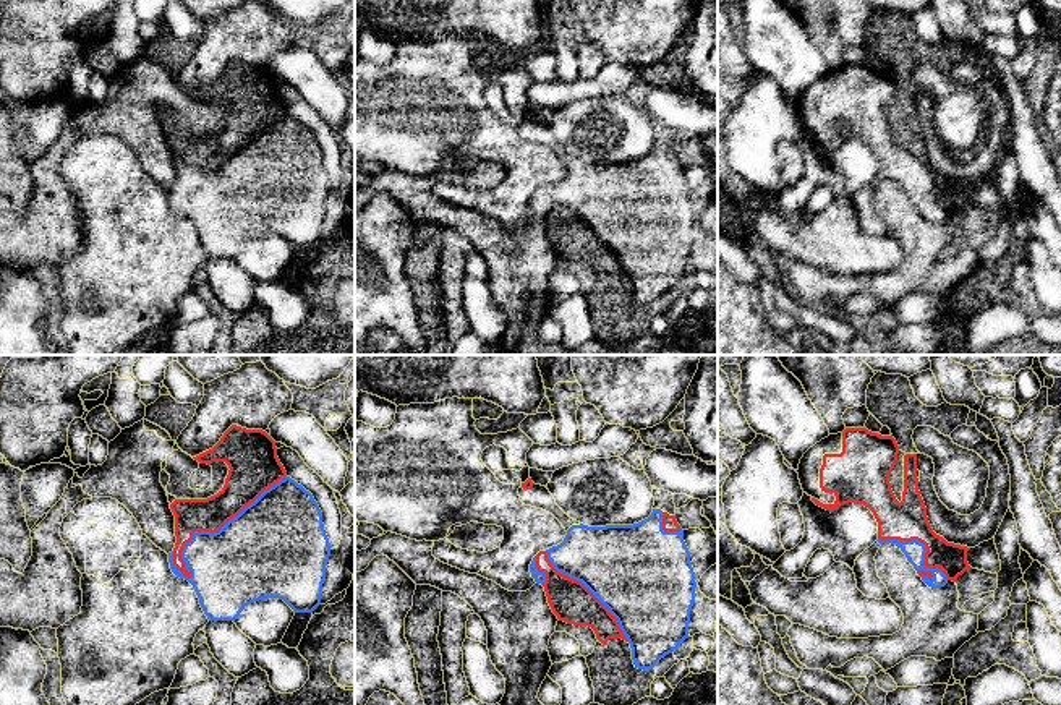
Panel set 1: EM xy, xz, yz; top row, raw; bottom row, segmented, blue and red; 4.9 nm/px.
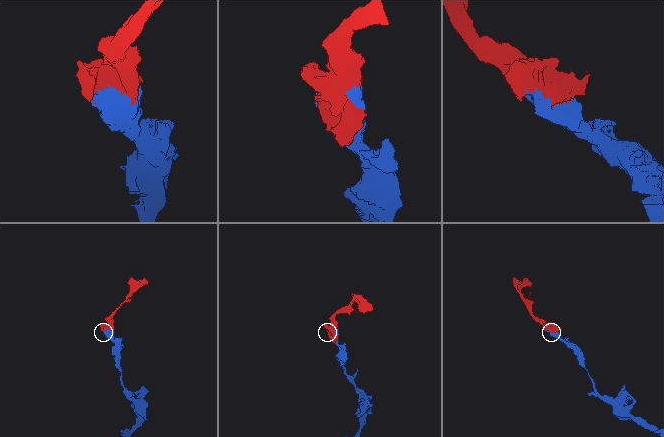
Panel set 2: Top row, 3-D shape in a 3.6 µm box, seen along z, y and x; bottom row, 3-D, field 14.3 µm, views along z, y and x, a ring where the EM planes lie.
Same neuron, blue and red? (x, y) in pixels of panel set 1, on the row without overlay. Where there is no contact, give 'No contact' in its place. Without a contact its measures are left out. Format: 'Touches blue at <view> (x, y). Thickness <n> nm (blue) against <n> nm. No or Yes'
Touches blue at xy (209, 169). Thickness 420 nm (blue) against 170 nm. Yes

